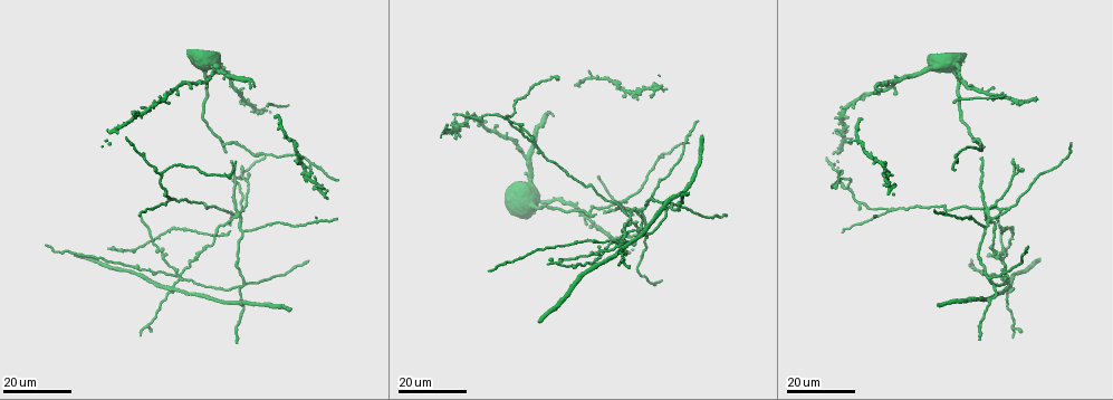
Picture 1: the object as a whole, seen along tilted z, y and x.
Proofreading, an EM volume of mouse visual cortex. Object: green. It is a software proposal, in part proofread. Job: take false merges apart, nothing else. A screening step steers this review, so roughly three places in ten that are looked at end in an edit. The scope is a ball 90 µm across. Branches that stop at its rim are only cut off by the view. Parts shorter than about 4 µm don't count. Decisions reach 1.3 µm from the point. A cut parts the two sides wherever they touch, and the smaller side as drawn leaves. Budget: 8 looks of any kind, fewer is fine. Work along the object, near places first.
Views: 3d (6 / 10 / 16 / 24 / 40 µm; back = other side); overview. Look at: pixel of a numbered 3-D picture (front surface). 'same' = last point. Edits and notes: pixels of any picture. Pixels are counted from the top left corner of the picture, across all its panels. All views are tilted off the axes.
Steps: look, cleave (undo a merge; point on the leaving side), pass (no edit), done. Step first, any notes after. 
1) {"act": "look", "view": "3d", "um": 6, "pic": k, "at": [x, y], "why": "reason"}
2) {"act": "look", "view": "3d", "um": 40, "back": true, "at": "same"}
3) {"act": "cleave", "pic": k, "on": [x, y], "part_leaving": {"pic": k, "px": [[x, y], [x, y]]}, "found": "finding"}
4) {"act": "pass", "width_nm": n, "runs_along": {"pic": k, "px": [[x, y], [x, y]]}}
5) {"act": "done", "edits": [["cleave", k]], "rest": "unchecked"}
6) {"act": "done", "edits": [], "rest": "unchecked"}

{"act": "look", "view": "3d", "um": 24, "pic": 1, "at": [243, 231], "why": "a fork"}

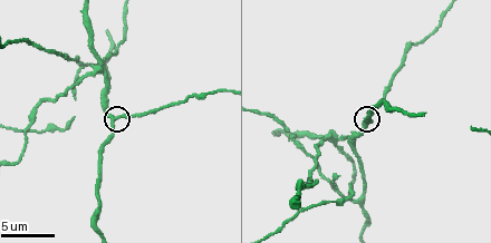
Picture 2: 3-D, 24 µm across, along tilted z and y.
{"act": "look", "view": "3d", "um": 10, "pic": 2, "at": [115, 117]}

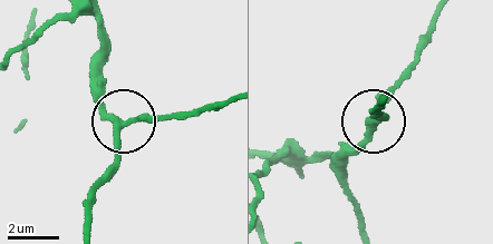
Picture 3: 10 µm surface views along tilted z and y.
{"act": "pass", "side_arm_um": 49, "runs_along": {"pic": 3, "px": [[95, 16], [96, 94], [103, 111], [126, 123], [181, 120]]}, "found": "all the same cell"}

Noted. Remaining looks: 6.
{"act": "look", "view": "3d", "um": 16, "pic": 1, "at": [669, 209], "why": "arms part here"}

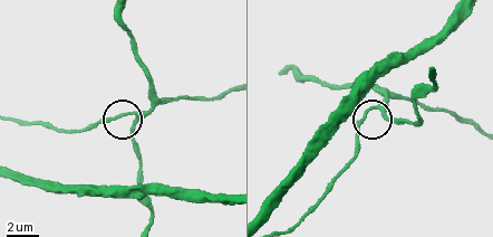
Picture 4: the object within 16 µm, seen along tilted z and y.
{"act": "look", "view": "3d", "um": 6, "pic": 4, "at": [134, 115]}

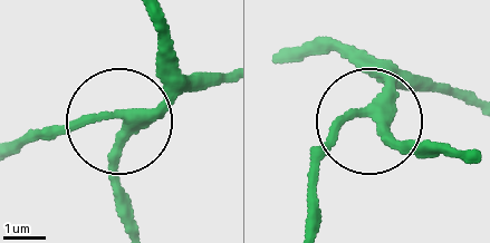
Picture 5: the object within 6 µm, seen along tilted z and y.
{"act": "pass", "width_nm": 270, "runs_along": {"pic": 5, "px": [[153, 18], [165, 84], [119, 129], [118, 204]]}, "found": "continuous, no second cell"}

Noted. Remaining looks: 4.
{"act": "look", "view": "3d", "um": 6, "pic": 2, "at": [101, 61], "why": "three-way junction"}

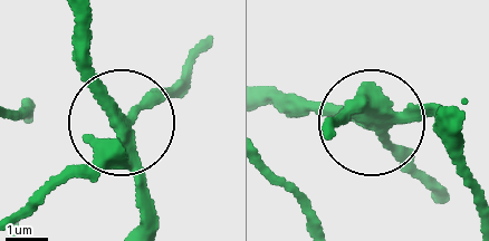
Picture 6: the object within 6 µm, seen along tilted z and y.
{"act": "cleave", "pic": 6, "on": [86, 175], "arms": 3, "part_leaving": {"pic": 6, "px": [[379, 124], [347, 109], [325, 126]]}, "found": "two cells meet here"}

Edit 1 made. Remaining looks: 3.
{"act": "look", "view": "3d", "um": 16, "pic": 2, "at": [334, 188], "why": "three arms meet"}

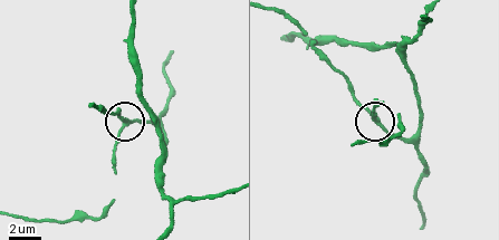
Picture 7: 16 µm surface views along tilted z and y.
{"act": "pass", "width_nm": 220, "found": "one cell here"}

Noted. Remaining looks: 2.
{"act": "done", "edits": [["cleave", 6]], "rest": "unchecked"}

